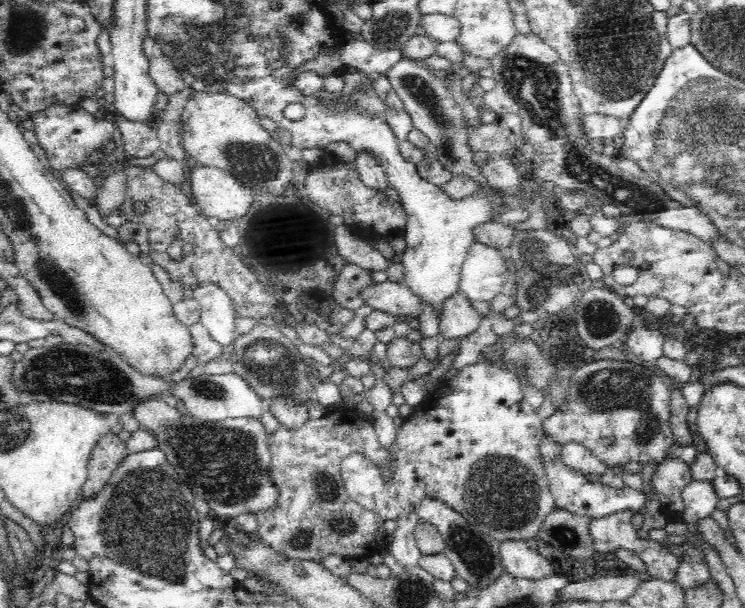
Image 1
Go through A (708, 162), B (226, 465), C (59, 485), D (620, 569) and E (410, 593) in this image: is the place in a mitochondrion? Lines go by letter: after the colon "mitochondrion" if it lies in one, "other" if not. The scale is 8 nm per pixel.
A: mitochondrion
B: mitochondrion
C: other
D: other
E: mitochondrion

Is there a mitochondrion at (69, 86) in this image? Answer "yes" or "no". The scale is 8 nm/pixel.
no

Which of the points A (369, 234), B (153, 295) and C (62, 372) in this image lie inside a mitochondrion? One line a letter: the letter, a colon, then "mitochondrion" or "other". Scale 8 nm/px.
A: other
B: other
C: mitochondrion

